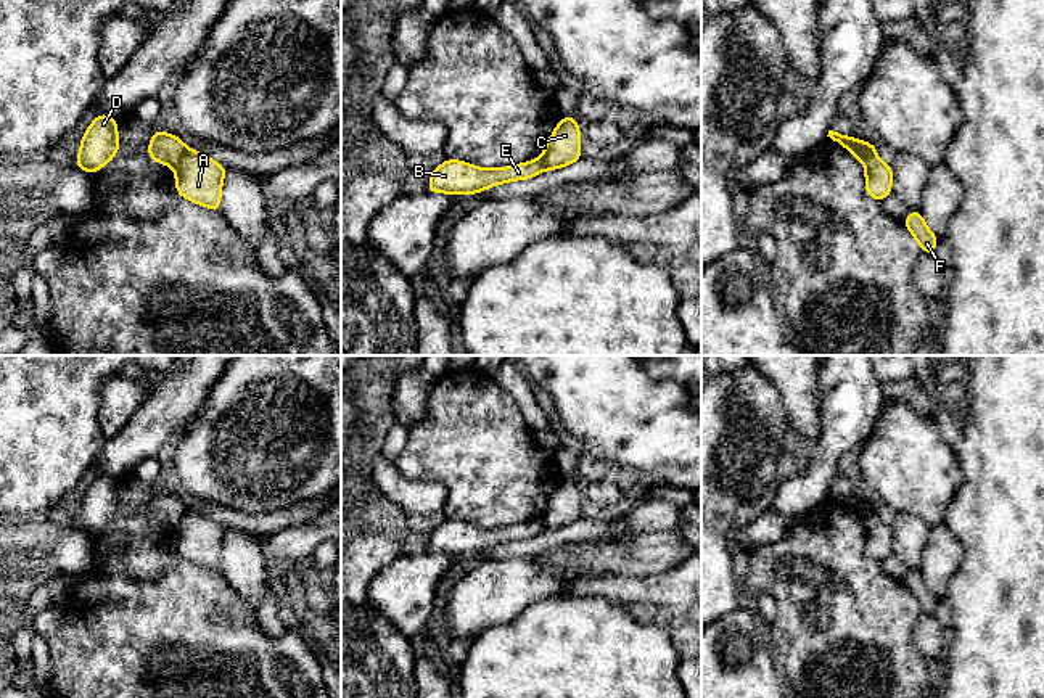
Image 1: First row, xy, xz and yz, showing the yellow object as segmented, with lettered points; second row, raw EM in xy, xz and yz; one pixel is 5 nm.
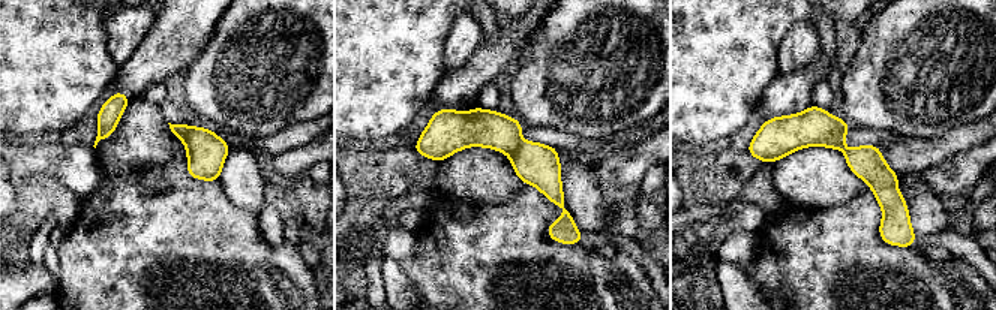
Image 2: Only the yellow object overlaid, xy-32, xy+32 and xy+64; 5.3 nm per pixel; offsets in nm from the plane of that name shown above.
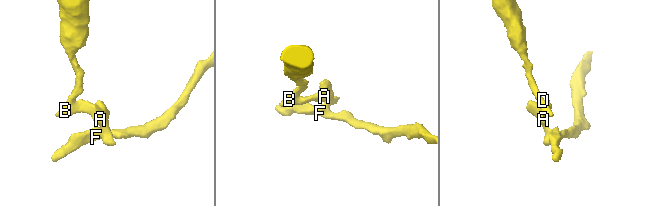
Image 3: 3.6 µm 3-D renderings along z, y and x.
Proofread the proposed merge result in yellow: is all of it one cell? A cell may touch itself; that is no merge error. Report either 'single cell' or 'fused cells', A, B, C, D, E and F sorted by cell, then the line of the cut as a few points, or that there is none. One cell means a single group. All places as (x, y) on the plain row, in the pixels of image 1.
fused cells; A C F / B D E; cut in xy along (187, 509), (174, 526)

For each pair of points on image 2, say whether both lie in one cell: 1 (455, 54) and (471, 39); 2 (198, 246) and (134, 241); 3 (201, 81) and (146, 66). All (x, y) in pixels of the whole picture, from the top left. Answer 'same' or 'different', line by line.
1: same
2: same
3: different

